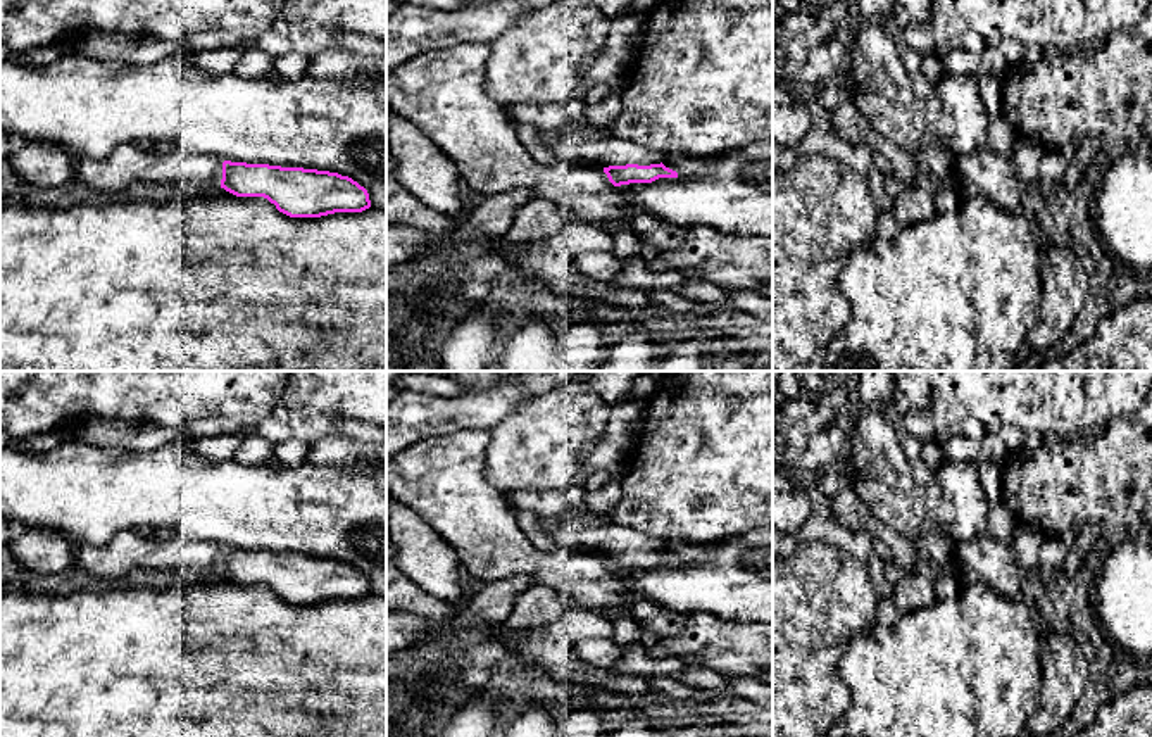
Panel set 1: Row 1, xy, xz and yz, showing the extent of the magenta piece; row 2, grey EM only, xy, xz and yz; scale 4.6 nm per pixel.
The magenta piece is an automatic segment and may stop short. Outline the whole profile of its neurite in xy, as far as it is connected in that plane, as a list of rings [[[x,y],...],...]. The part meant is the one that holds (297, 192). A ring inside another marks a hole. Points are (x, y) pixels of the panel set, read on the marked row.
[[[222,162],[221,188],[236,197],[264,197],[290,217],[362,212],[369,193],[338,173],[269,164]]]

